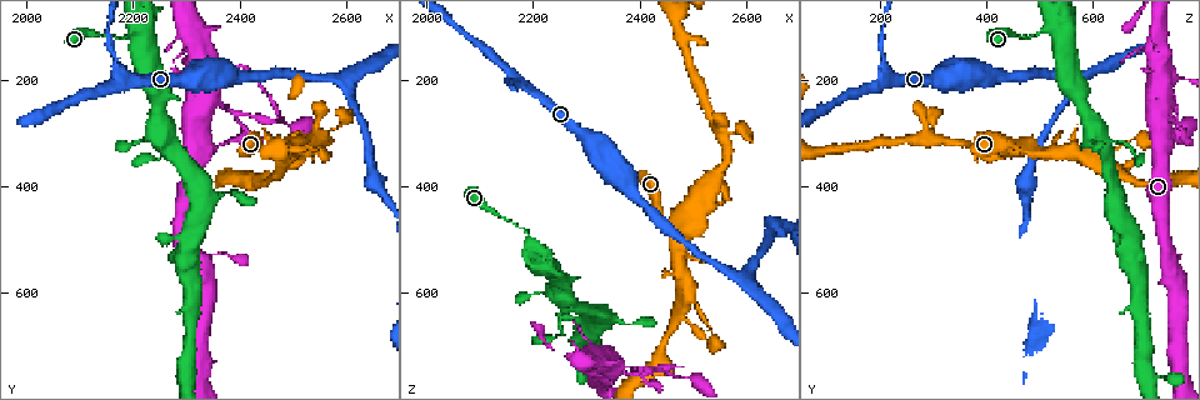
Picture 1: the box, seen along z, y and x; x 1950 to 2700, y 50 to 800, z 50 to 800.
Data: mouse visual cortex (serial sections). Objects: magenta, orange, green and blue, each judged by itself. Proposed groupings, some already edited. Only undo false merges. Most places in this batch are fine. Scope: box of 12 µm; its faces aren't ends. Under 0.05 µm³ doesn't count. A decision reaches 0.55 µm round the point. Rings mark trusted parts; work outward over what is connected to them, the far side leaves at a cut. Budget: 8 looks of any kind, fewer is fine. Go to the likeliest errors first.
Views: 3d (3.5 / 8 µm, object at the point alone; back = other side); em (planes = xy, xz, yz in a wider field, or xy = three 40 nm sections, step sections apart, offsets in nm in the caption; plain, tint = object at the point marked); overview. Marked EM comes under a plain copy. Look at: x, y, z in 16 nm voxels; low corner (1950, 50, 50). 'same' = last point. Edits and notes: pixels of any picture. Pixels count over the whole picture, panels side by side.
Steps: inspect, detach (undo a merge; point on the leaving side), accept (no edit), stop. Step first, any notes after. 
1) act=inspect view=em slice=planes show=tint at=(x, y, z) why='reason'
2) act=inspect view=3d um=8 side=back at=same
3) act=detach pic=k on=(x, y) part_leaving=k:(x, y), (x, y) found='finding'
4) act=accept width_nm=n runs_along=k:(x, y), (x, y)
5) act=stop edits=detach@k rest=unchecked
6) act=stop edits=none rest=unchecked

act=inspect view=3d um=3.5 at=(2395, 170, 740) why='sudden change in width'

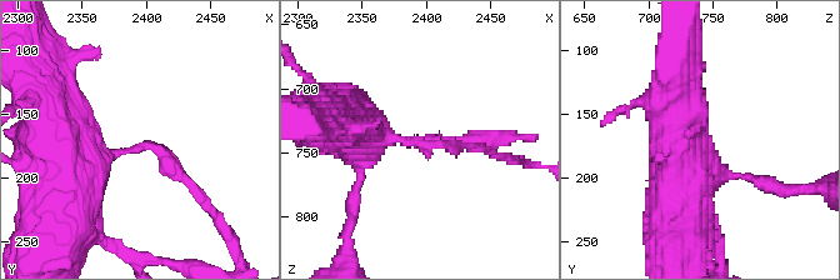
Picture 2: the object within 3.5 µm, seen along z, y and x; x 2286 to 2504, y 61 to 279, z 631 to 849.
act=inspect view=em slice=xy step=2 show=tint at=(2398, 174, 742) arm_widths_nm=100,600

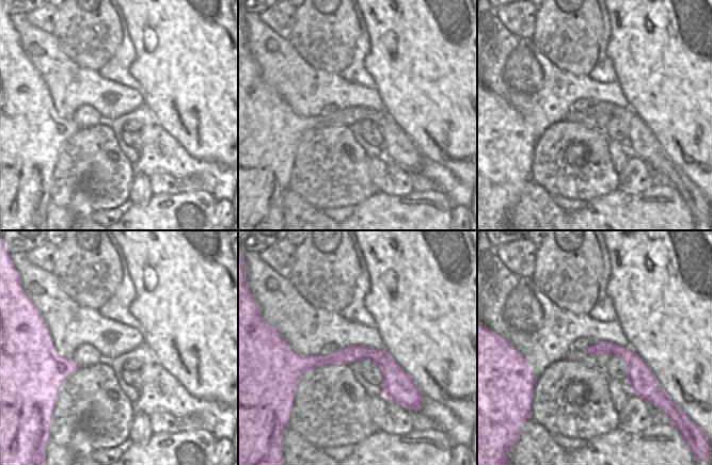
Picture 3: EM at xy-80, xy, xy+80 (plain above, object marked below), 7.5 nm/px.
act=detach pic=2 on=(161, 149) found='two cells meet here'

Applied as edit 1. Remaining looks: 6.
act=inspect view=3d um=3.5 at=(2455, 340, 480) why='sharp bend'

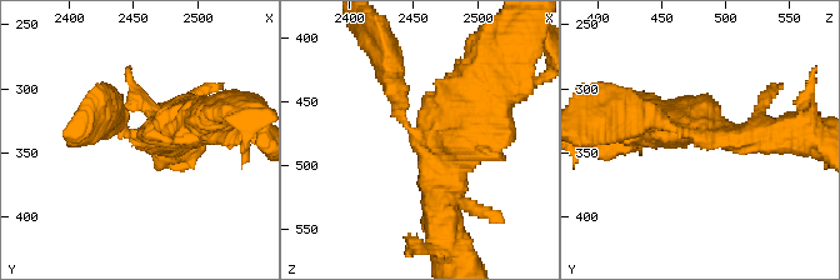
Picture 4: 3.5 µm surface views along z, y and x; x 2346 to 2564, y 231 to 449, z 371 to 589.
act=inspect view=em slice=xy step=3 show=tint at=(2460, 338, 476) arms=4 arm_widths_nm=300,400,600,600 why='need the tissue'

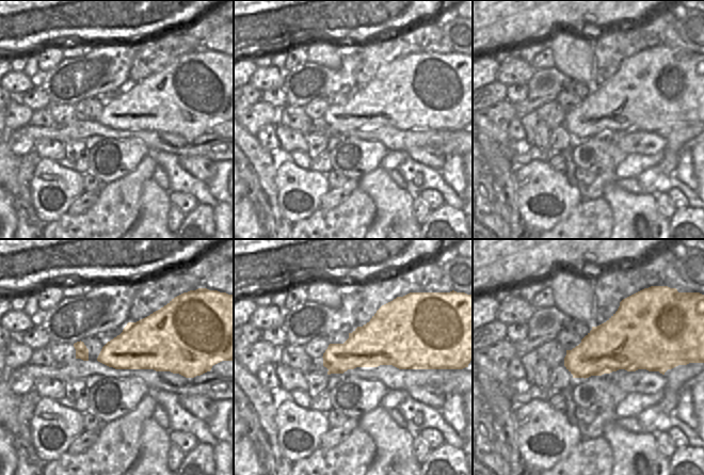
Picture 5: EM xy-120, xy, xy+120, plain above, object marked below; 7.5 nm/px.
act=accept runs_along=4:(109, 116), (133, 135), (201, 120) found='continuous, no second cell'

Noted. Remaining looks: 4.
act=inspect view=3d um=8 at=(2205, 205, 220) why='a fork'

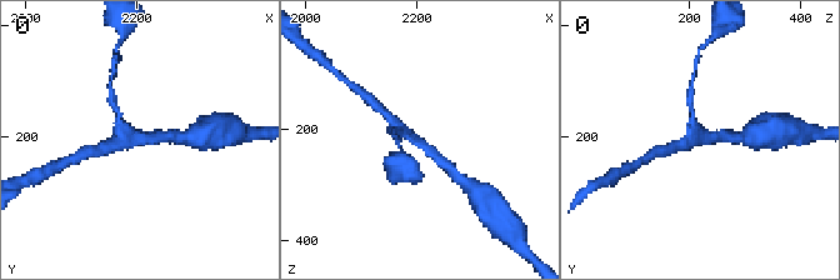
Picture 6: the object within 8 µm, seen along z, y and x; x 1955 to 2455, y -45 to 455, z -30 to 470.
act=inspect view=em slice=xy step=3 show=tint at=(2200, 205, 230) arms=3 arm_widths_nm=150,250,300 why='need the tissue'

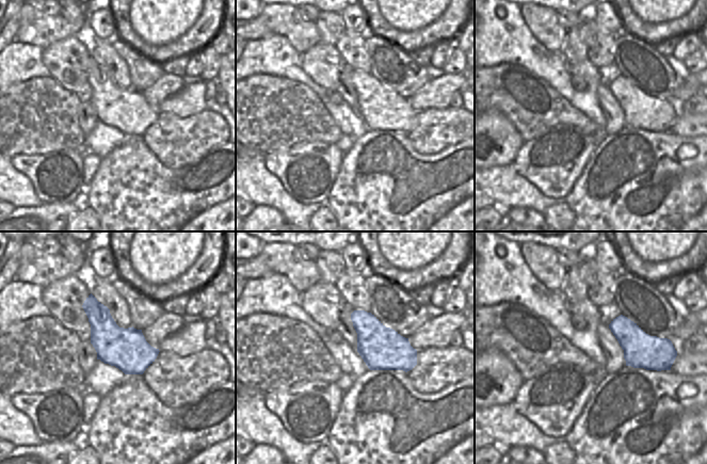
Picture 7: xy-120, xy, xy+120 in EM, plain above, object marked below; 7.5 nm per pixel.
act=accept runs_along=6:(445, 164), (391, 118) found='all the same cell'

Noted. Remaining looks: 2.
act=inspect view=3d um=3.5 at=(2575, 200, 570) why='a fork'

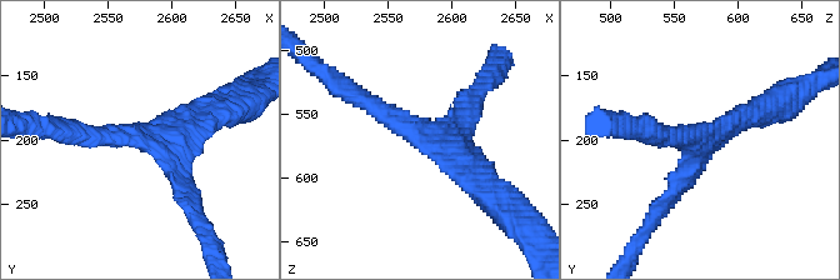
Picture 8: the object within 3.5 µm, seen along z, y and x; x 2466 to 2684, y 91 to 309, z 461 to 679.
act=inspect view=em slice=planes show=tint at=(2580, 202, 566) arms=3 arm_widths_nm=200,250,250

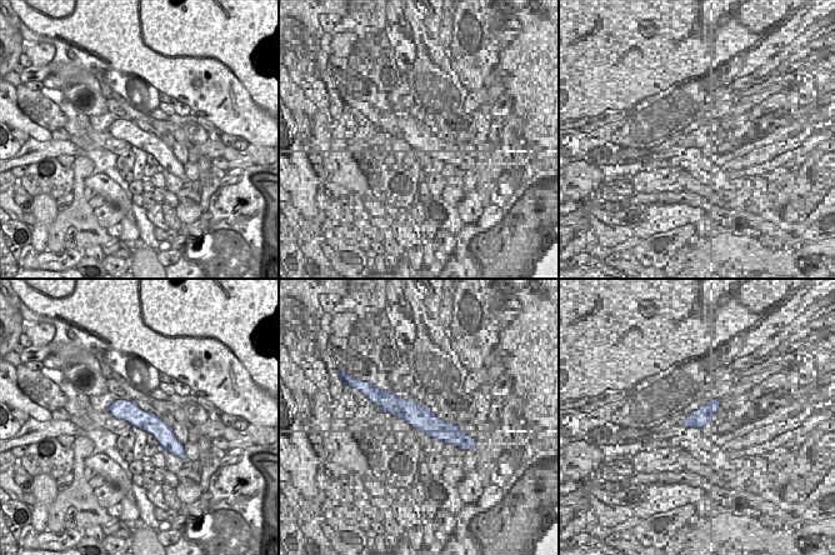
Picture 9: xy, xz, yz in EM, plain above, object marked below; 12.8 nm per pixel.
act=accept runs_along=9:(113, 406), (150, 423), (170, 443) found='all the same cell'

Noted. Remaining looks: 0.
act=stop edits=detach@2 rest=unchecked

